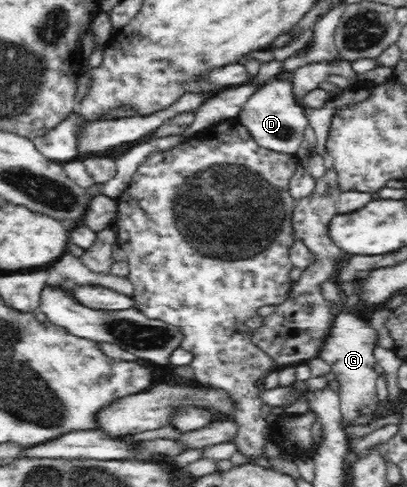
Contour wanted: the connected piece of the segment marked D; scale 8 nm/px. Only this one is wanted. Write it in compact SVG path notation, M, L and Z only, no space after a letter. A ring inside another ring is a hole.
M273 79L265 87L258 88L244 103L237 120L261 147L282 154L294 154L301 147L305 127L309 121L303 114L303 107L295 101L292 83Z

